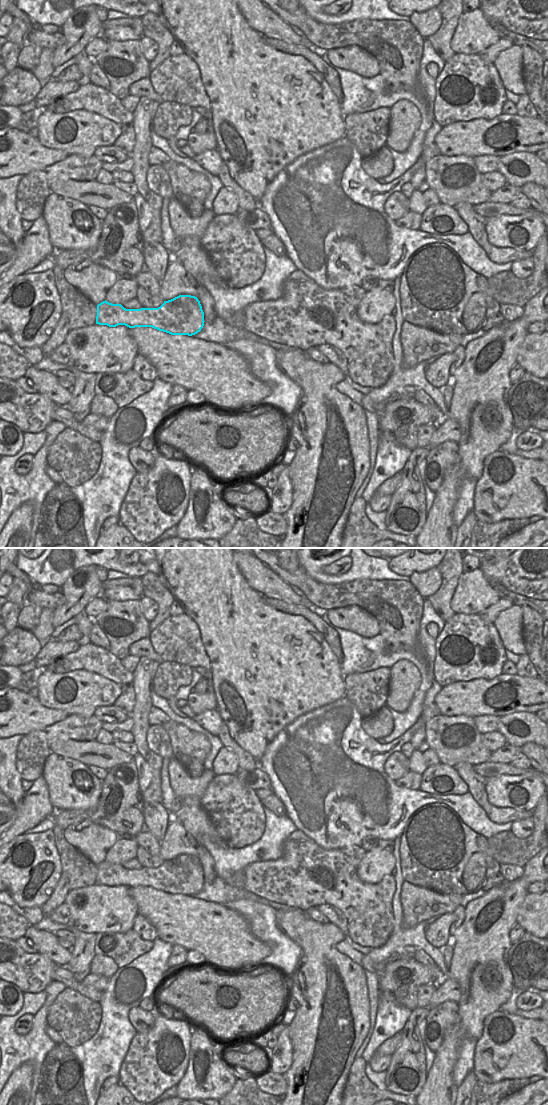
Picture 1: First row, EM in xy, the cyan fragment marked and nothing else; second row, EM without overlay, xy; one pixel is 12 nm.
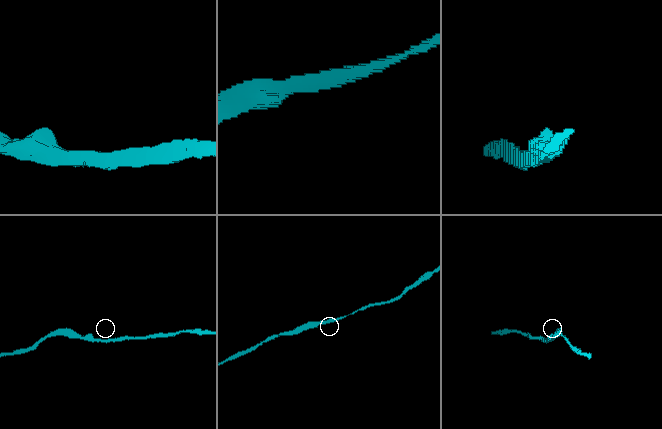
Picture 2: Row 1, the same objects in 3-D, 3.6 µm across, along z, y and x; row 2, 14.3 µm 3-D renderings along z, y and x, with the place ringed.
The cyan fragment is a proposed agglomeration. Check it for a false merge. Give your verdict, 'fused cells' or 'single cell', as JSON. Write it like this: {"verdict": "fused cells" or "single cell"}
{"verdict": "single cell"}

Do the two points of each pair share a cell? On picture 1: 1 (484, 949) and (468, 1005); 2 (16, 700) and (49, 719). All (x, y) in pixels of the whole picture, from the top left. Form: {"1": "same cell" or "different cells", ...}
{"1": "same cell", "2": "same cell"}

